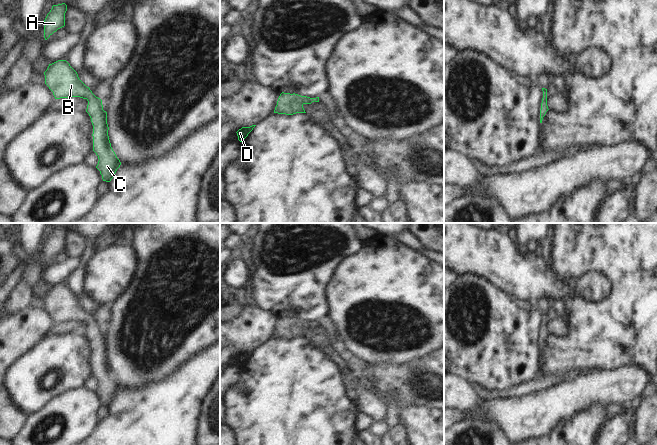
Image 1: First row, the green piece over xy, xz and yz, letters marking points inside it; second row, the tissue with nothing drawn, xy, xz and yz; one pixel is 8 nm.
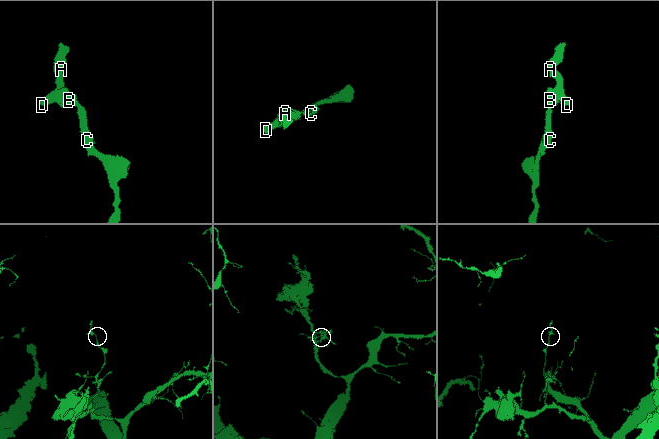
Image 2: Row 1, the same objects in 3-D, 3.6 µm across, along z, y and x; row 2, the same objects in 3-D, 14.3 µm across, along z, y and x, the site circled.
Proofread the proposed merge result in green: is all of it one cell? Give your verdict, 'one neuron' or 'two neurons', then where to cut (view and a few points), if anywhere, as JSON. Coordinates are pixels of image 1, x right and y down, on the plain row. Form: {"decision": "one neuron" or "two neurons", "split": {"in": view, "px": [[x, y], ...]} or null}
{"decision": "one neuron", "split": null}

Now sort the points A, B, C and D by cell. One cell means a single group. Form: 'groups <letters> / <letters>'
groups A B C D

